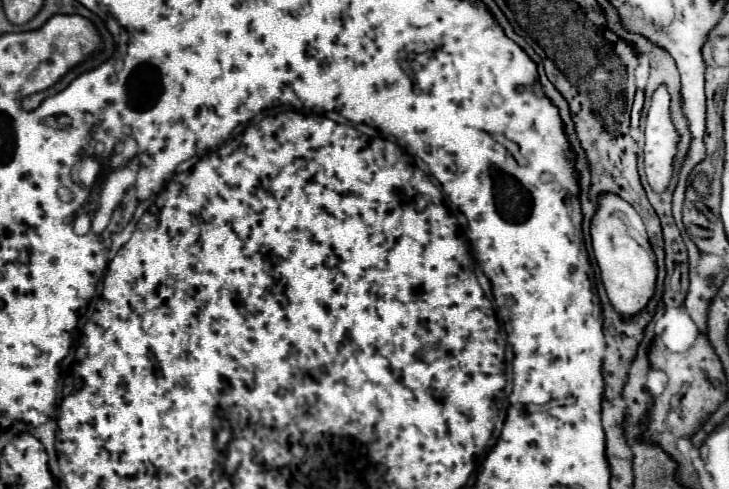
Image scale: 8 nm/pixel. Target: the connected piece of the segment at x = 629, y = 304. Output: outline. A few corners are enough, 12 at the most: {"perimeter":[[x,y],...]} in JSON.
{"perimeter":[[600,193],[590,237],[614,309],[654,295],[656,259],[642,219]]}

